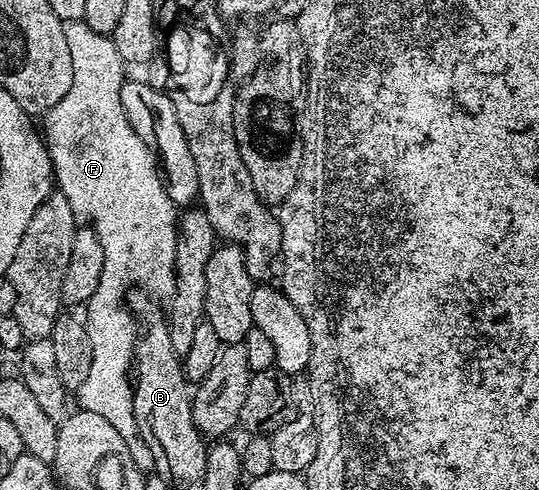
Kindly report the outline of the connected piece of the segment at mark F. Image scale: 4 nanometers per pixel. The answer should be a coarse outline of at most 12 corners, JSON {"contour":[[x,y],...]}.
{"contour":[[66,22],[43,115],[55,182],[103,244],[80,409],[159,466],[133,415],[132,286],[172,291],[179,210],[123,112],[112,37]]}

